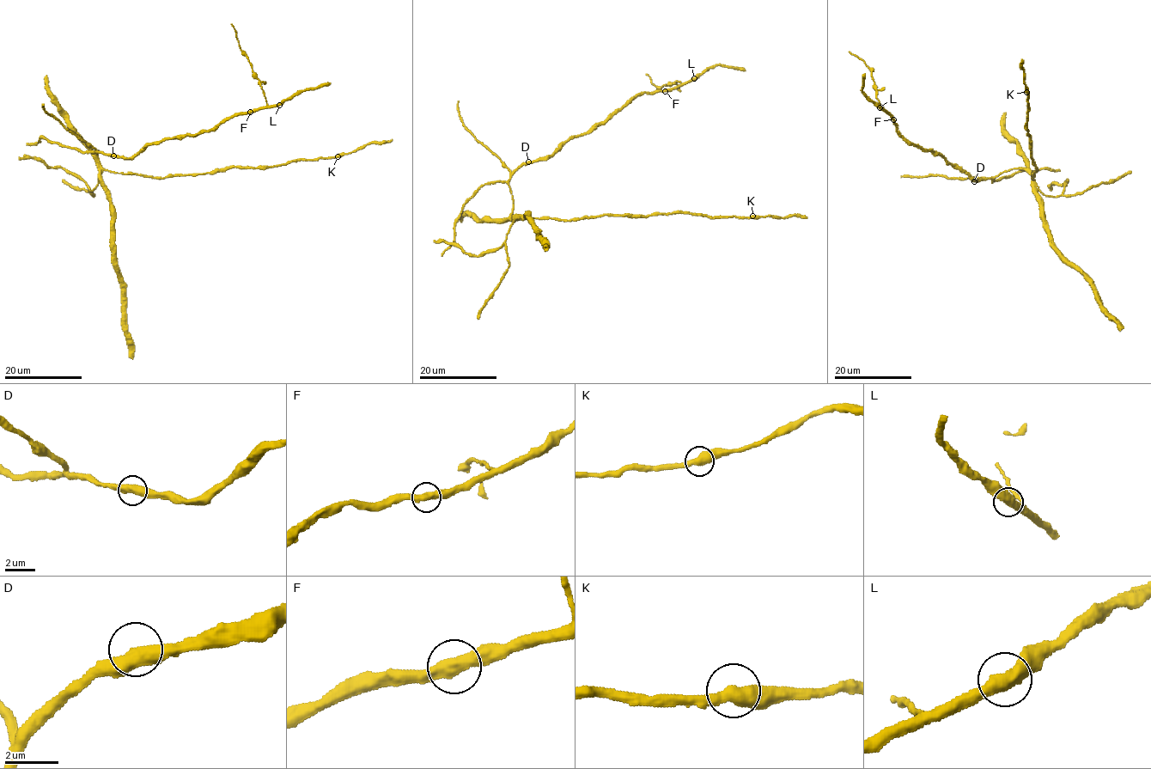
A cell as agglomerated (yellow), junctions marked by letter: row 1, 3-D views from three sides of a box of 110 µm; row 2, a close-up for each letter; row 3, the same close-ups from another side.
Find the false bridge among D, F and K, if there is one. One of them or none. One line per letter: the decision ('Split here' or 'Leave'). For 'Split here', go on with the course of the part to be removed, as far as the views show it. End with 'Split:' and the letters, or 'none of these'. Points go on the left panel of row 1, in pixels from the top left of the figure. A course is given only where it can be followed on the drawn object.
D: Leave
F: Leave
K: Leave
Split: none of these

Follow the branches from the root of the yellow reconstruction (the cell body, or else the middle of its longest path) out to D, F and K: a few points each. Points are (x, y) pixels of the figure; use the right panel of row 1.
D: (1007, 171), (974, 181)
F: (1007, 171), (977, 182), (941, 155), (907, 143), (897, 130), (893, 119)
K: (1007, 171), (1024, 169), (1032, 178), (1037, 169), (1031, 156), (1027, 129), (1026, 92)

